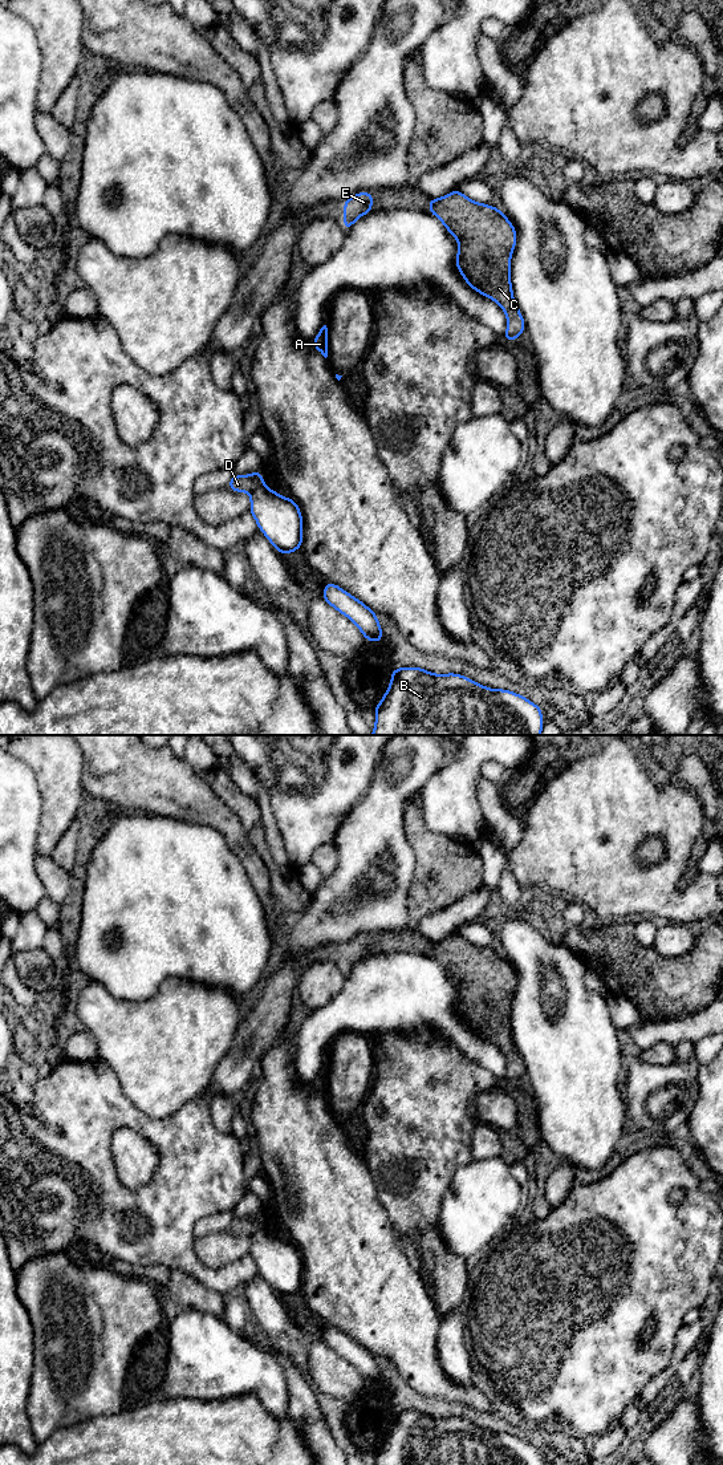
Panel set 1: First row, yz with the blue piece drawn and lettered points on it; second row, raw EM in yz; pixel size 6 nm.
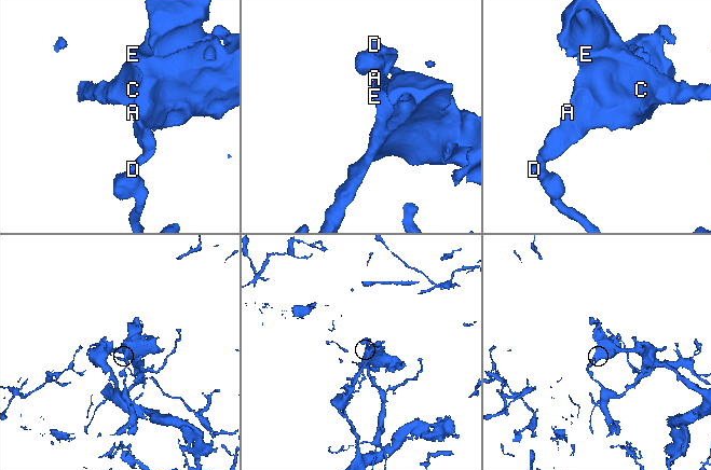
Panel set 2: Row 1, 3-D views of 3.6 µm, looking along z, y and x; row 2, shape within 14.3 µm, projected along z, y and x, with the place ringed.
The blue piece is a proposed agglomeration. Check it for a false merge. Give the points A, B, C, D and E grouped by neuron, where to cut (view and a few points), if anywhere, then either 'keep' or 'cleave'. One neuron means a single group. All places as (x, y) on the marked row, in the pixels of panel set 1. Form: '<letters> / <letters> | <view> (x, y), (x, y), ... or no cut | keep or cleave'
A C D E / B | yz (263, 483), (250, 492) | cleave

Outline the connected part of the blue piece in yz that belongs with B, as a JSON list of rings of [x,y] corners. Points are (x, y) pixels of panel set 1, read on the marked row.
[[[393,666],[390,685],[374,707],[371,735],[540,735],[544,729],[541,707],[507,689],[493,690],[455,673],[432,674],[421,667]]]

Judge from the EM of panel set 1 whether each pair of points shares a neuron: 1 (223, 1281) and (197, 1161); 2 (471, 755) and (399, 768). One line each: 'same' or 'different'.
1: same
2: different

